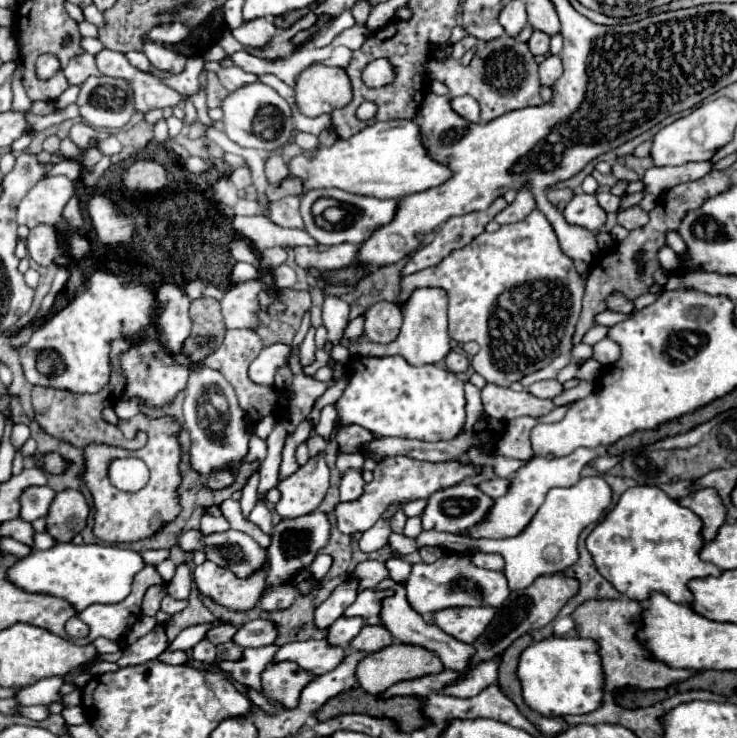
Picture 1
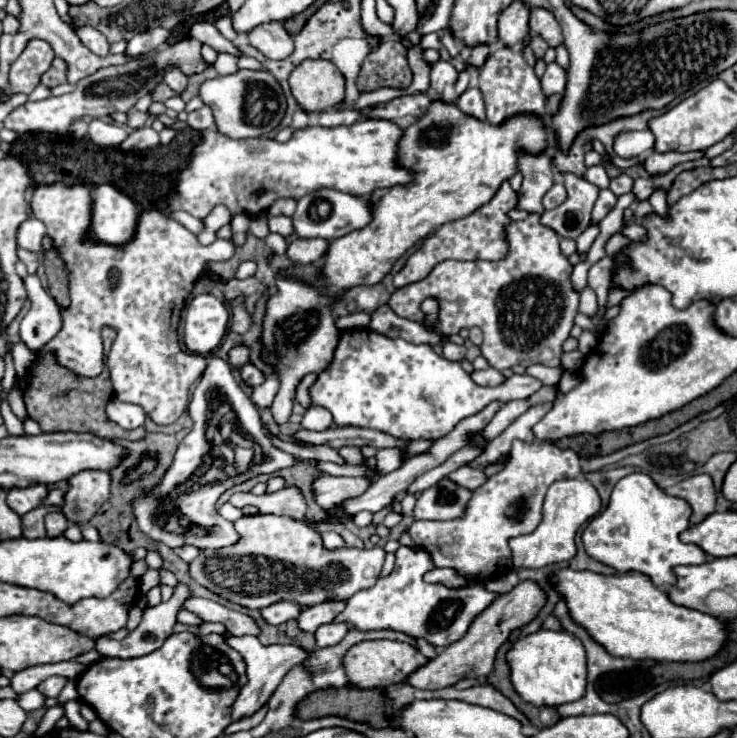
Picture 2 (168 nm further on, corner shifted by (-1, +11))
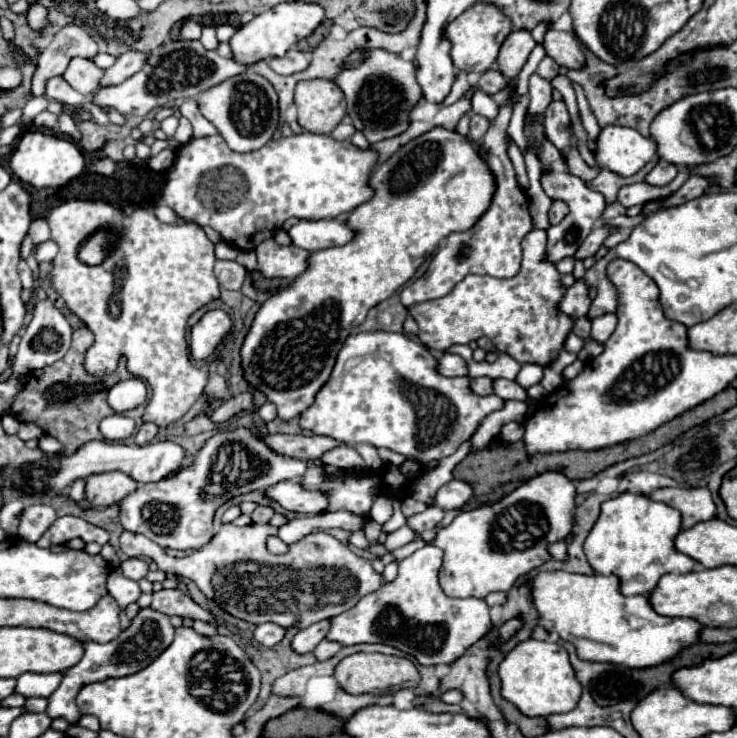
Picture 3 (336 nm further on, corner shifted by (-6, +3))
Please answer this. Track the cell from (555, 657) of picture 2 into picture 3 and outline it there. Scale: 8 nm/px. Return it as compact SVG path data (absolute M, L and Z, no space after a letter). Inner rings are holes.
M525 640L519 642L499 664L501 678L501 696L515 704L525 716L549 716L563 714L575 708L581 696L579 682L567 660L567 650L557 642Z

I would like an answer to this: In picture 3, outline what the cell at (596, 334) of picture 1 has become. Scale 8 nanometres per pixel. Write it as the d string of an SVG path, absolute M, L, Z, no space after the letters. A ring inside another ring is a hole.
M569 332L567 338L565 338L565 342L563 342L563 348L565 348L567 352L571 352L571 354L577 354L577 352L581 350L583 342L585 342L583 338L579 338L579 336L575 336L573 332Z

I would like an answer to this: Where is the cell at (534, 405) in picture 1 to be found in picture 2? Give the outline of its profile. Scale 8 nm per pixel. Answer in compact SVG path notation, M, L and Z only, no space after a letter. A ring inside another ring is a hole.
M486 368L486 370L474 370L472 380L480 386L500 386L506 382L504 374L498 372L496 368Z

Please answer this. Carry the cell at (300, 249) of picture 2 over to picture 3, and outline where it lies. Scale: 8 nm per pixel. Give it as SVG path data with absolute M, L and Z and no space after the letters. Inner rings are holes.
M273 238L257 246L257 270L265 278L293 280L307 268L307 252L295 246L279 246Z

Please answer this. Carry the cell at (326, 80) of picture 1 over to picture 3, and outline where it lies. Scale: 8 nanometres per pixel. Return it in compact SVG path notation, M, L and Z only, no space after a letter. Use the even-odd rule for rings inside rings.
M331 80L299 82L295 88L295 104L299 110L297 122L315 134L331 134L347 114L345 96Z

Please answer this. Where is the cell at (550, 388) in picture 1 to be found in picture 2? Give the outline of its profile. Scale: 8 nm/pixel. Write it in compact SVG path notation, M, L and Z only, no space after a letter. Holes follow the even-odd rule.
M344 330L340 336L340 342L334 350L334 360L330 368L318 374L316 384L310 390L312 404L320 404L328 408L334 416L334 422L338 426L362 426L362 428L376 428L382 432L388 432L396 438L404 440L418 440L418 438L442 438L454 430L454 426L476 412L480 412L486 404L500 400L516 400L526 398L542 388L542 382L534 376L518 376L506 380L506 384L498 388L486 388L474 384L474 380L462 370L460 362L450 362L442 356L438 356L432 346L428 344L412 344L402 338L388 338L372 330Z

